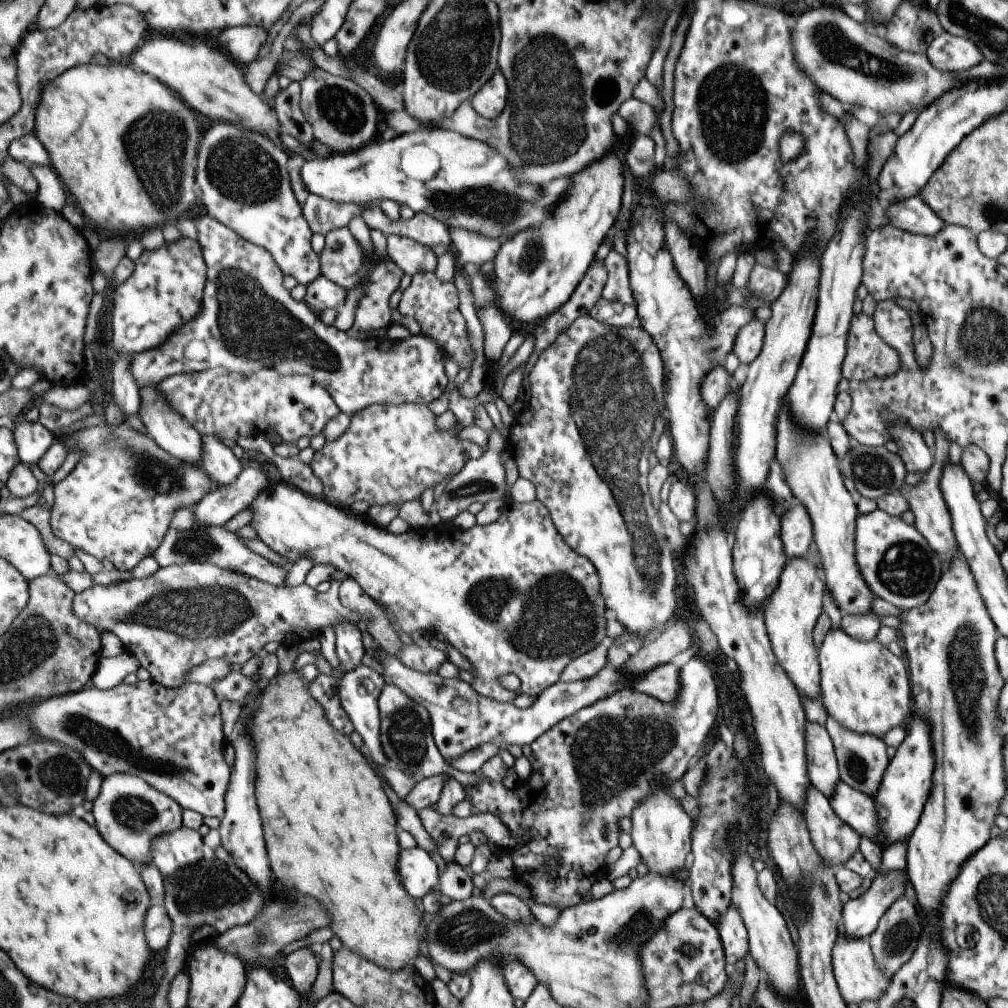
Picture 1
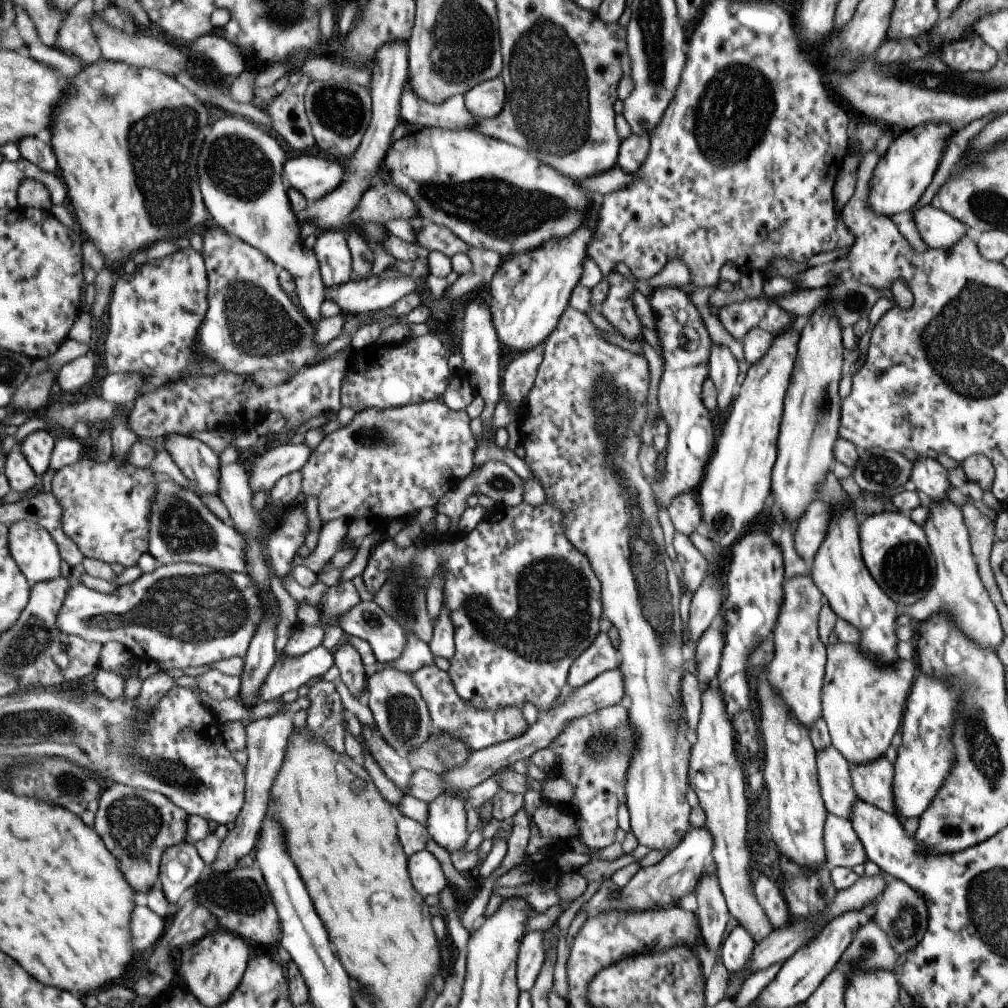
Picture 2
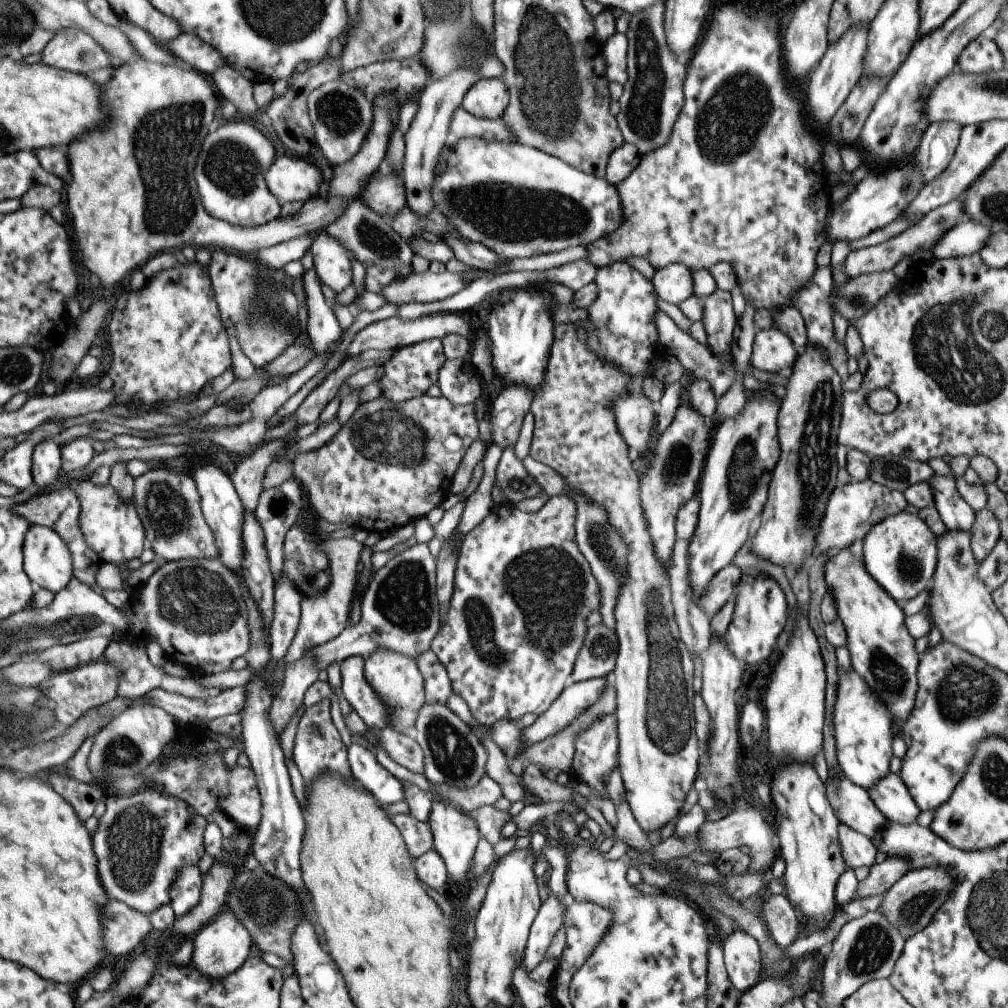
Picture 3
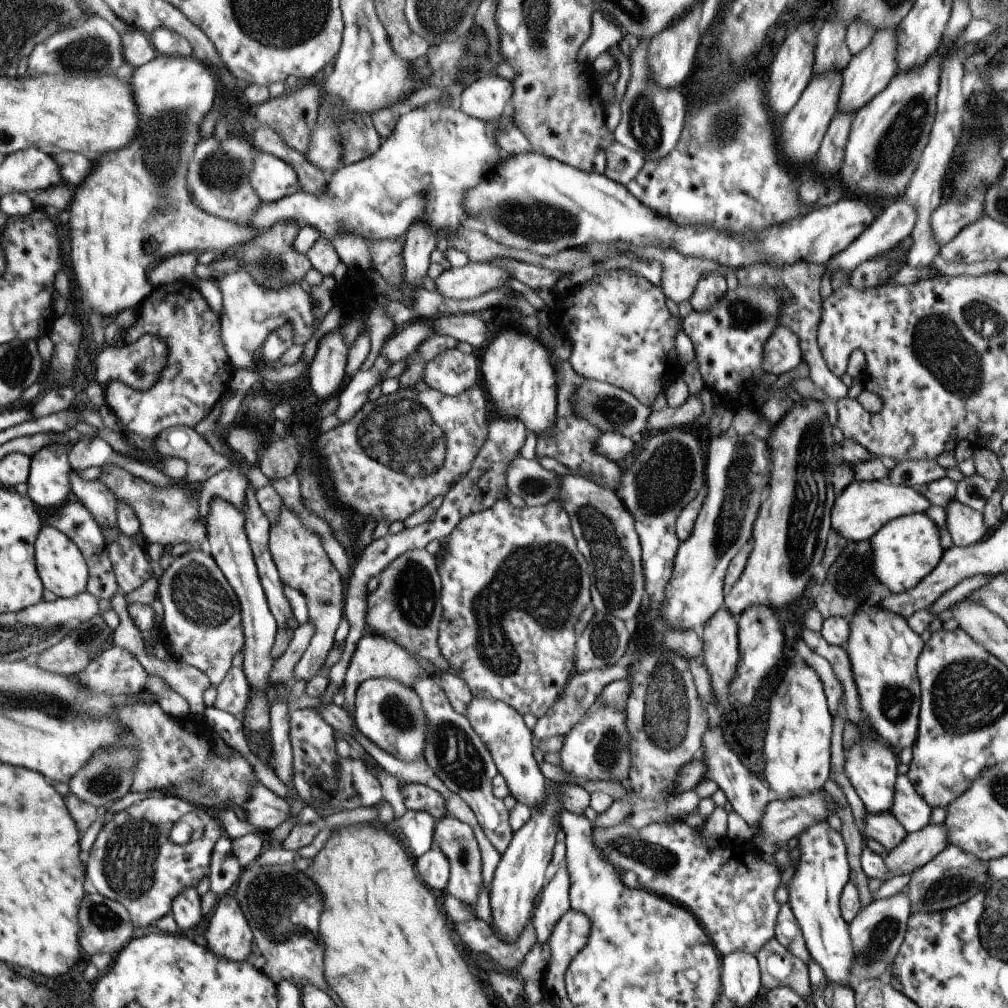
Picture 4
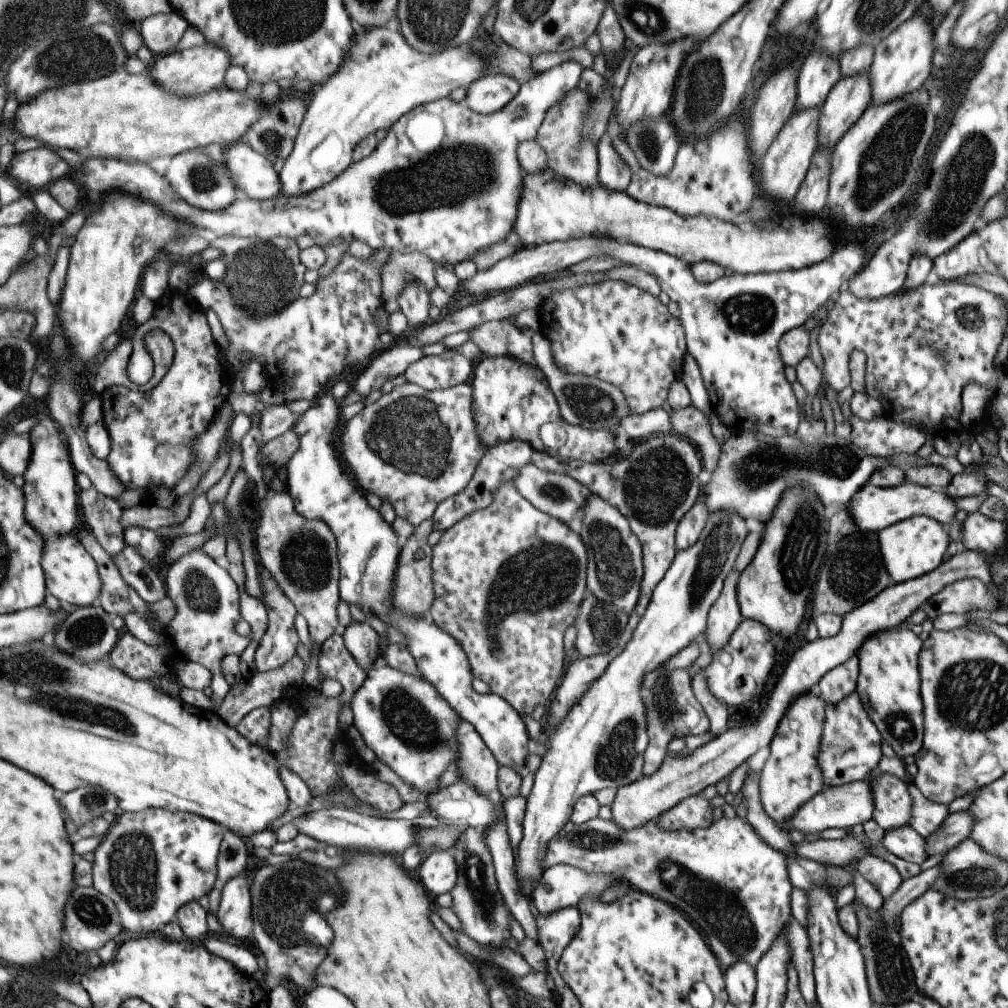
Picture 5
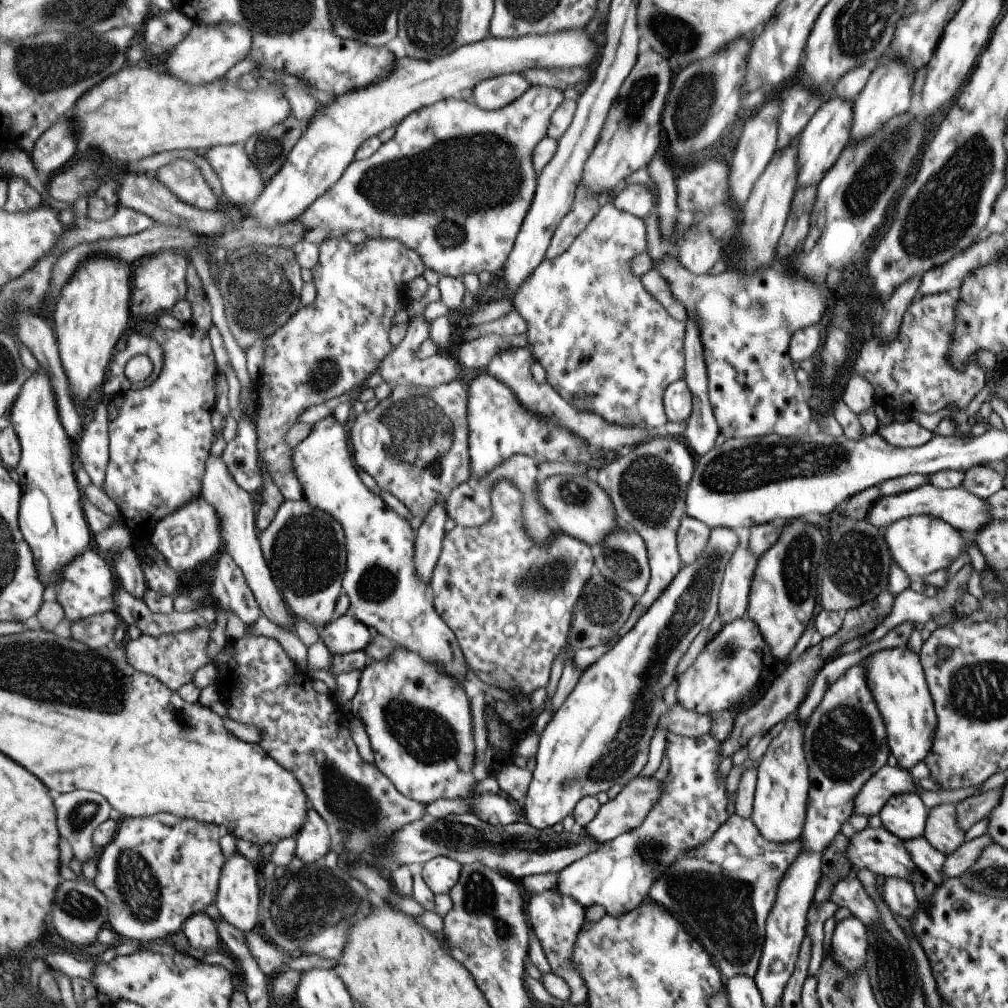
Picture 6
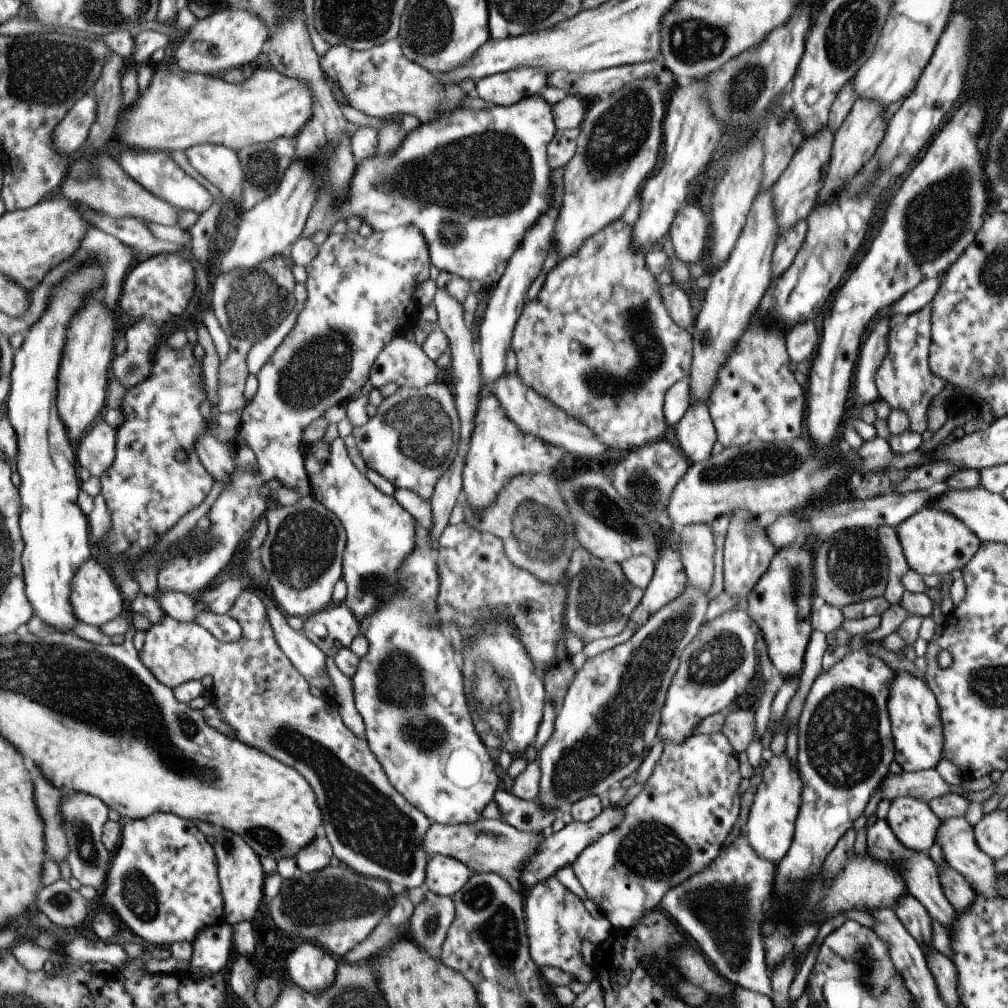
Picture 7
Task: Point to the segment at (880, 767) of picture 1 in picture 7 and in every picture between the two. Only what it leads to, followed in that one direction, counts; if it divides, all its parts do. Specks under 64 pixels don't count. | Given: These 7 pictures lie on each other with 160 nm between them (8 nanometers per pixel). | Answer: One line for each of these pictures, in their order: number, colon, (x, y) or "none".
2: (871, 781)
3: (890, 797)
4: (908, 808)
5: (926, 817)
6: (940, 829)
7: (954, 836)

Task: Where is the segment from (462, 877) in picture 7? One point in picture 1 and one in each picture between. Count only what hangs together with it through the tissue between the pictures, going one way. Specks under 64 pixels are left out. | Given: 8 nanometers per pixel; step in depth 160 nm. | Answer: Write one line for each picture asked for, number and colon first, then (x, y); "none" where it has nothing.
1: (419, 874)
2: (426, 871)
3: (432, 869)
4: (434, 867)
5: (439, 872)
6: (441, 873)

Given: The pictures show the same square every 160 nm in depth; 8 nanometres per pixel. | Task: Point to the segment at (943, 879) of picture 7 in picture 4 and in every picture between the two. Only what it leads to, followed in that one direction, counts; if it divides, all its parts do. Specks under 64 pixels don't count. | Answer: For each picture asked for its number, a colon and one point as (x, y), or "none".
4: (882, 827)
5: (904, 843)
6: (928, 861)

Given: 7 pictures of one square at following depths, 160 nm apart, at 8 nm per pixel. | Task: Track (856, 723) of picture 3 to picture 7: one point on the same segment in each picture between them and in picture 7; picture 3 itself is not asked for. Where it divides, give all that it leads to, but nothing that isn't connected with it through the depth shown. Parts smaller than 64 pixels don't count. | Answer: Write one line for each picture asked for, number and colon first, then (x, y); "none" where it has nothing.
4: (869, 765)
5: (891, 804)
6: (903, 814)
7: (911, 820)

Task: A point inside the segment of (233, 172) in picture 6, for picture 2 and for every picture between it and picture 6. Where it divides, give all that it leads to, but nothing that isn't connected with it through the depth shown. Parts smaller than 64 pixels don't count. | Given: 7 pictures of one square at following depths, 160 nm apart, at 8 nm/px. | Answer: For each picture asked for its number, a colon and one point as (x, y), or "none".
2: (314, 177)
3: (291, 179)
4: (273, 178)
5: (256, 178)

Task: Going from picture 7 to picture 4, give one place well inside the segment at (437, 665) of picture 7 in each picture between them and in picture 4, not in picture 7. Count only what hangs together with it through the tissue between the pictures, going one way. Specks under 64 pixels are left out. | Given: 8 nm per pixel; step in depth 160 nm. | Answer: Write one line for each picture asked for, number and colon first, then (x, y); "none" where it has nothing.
4: (390, 714)
5: (405, 720)
6: (417, 718)

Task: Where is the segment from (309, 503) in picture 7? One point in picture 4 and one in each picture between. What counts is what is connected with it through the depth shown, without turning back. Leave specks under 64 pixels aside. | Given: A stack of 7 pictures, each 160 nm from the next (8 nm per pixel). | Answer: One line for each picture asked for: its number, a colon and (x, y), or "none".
4: (301, 556)
5: (302, 554)
6: (305, 547)

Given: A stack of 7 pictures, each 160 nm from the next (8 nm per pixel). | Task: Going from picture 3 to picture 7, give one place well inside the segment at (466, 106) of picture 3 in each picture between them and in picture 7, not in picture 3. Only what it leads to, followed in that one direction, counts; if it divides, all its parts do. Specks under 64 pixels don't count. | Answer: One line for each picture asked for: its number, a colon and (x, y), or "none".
4: (486, 97)
5: (491, 93)
6: (493, 93)
7: (503, 89)

